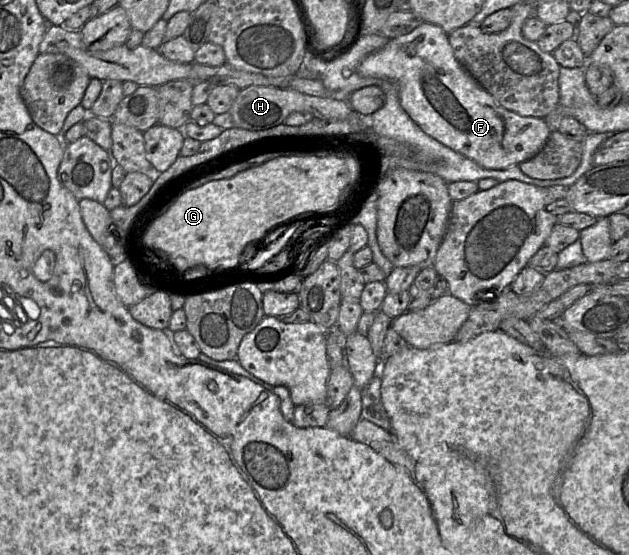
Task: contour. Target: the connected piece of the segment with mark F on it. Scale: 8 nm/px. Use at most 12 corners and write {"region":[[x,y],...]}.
{"region":[[423,22],[358,66],[427,135],[486,169],[552,128],[505,109]]}

